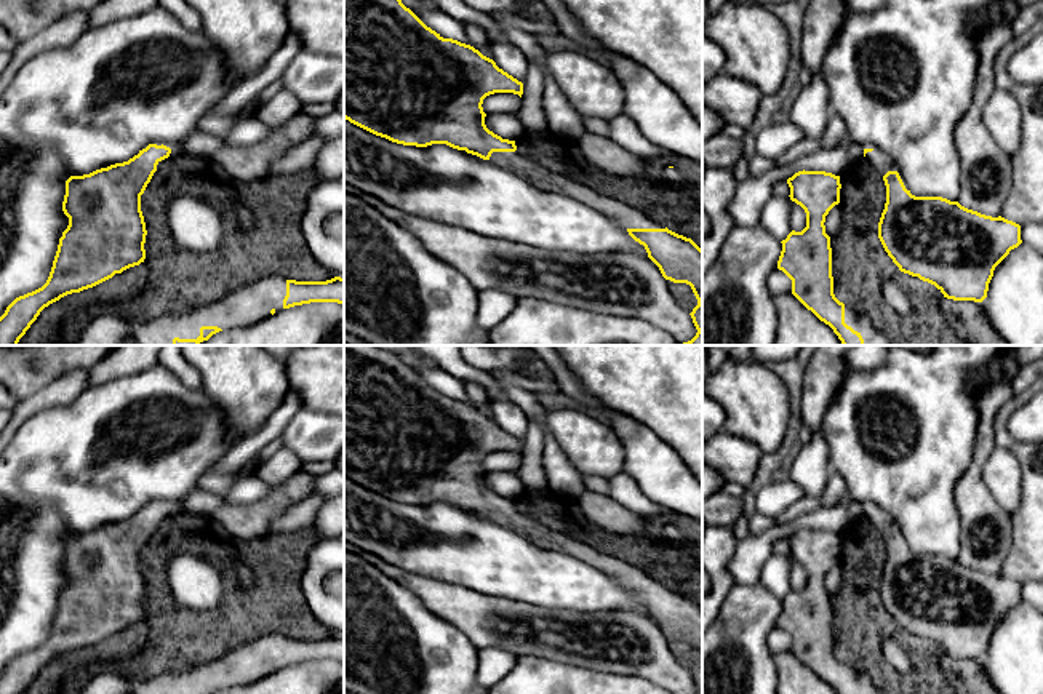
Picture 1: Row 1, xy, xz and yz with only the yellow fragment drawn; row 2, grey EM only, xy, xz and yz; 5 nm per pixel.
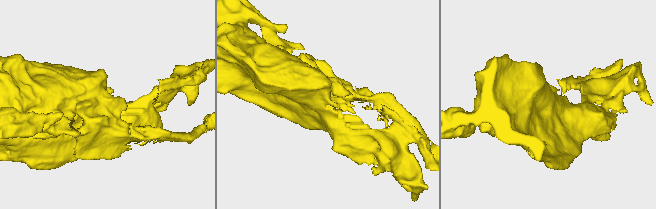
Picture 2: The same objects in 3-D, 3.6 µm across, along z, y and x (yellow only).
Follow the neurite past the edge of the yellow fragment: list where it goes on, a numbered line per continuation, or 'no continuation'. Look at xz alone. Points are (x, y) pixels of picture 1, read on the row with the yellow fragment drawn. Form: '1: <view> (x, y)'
1: xz (626, 216)

